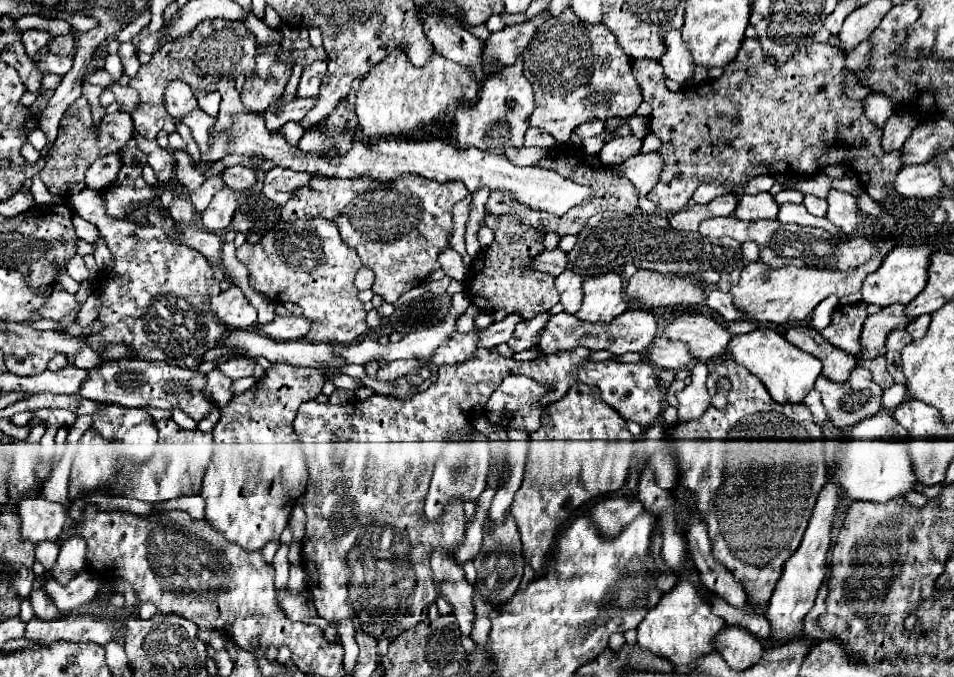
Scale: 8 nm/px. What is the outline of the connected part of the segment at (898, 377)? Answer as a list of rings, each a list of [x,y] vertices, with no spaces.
[[[896,328],[888,334],[886,338],[886,362],[888,362],[888,372],[892,378],[900,384],[904,384],[902,376],[902,366],[900,366],[900,350],[912,342],[912,336],[908,334],[906,328]]]

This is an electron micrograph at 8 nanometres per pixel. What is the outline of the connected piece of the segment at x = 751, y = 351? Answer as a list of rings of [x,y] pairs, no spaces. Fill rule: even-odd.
[[[758,328],[744,336],[734,336],[728,344],[728,352],[732,354],[734,362],[744,366],[748,372],[756,374],[762,384],[766,386],[768,394],[774,402],[786,404],[786,402],[802,402],[806,392],[814,388],[814,380],[820,376],[822,364],[814,356],[802,352],[800,348],[792,346],[784,340],[782,334],[770,328]]]

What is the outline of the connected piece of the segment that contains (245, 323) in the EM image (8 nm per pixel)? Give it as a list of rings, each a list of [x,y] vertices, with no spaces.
[[[238,286],[214,296],[210,308],[222,320],[222,324],[228,326],[228,330],[242,330],[256,324],[256,310]]]

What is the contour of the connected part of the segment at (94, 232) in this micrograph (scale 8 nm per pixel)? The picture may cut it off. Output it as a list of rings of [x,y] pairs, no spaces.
[[[74,214],[74,228],[76,228],[76,236],[90,242],[90,244],[96,244],[98,242],[98,228],[94,224],[90,224],[88,220],[80,218],[78,214]]]

